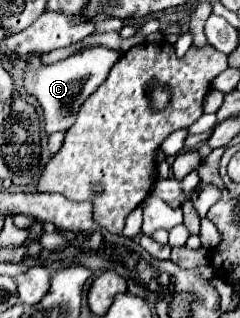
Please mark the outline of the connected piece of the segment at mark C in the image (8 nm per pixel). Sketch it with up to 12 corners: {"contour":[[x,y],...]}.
{"contour":[[86,47],[68,59],[28,61],[26,93],[44,129],[70,129],[120,51]]}

